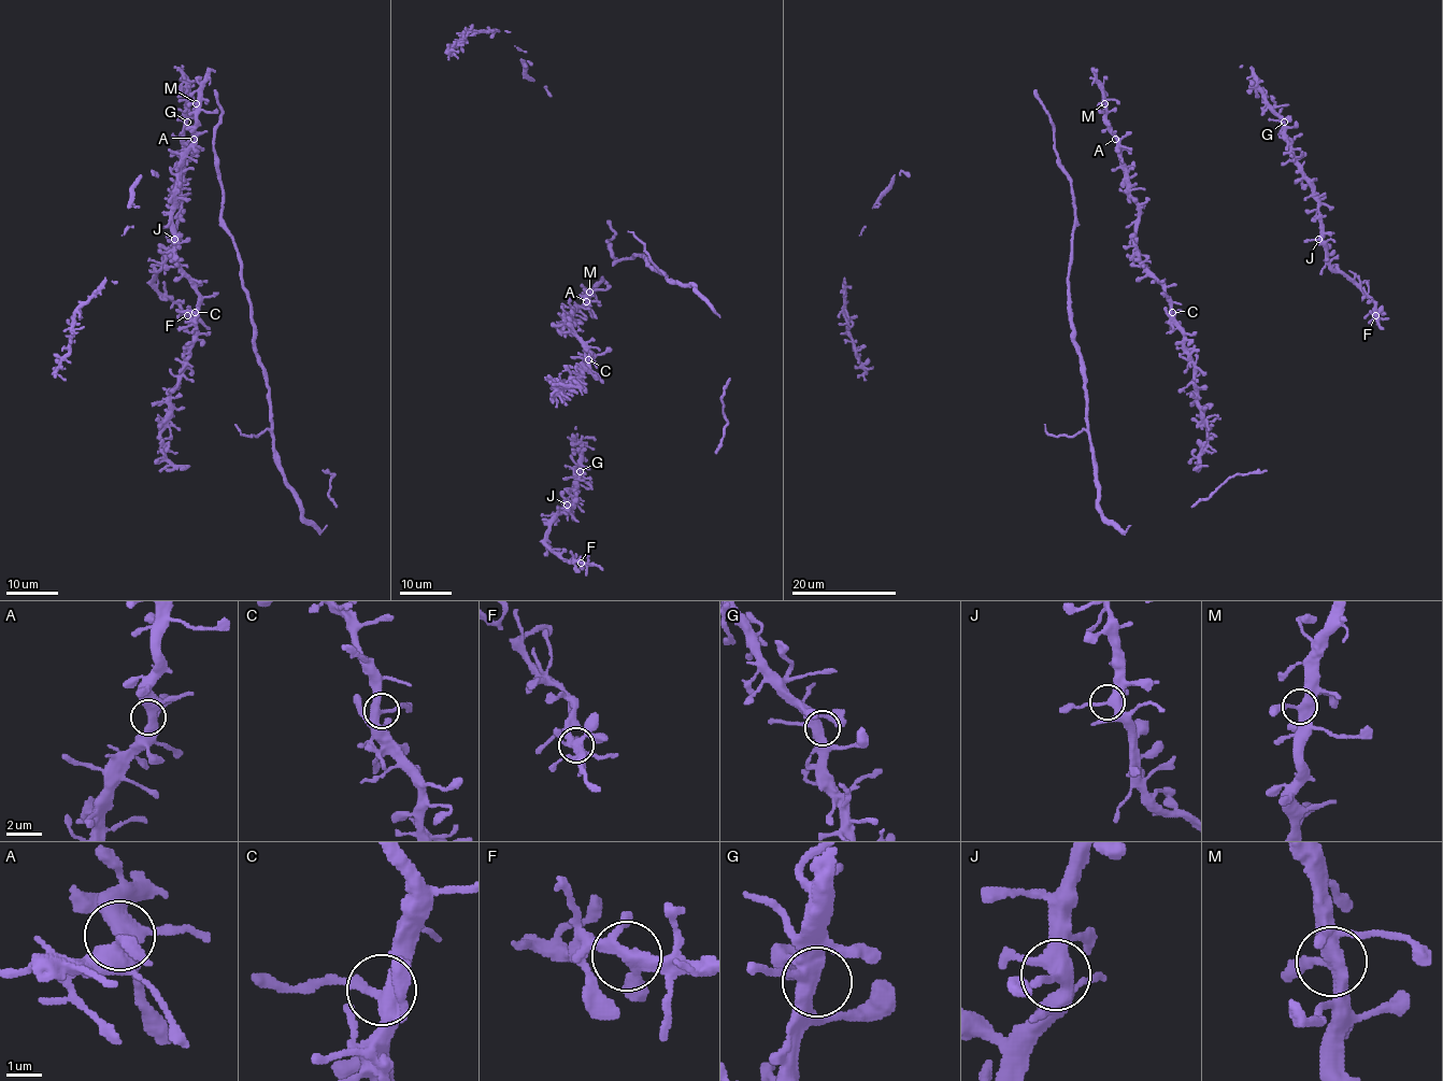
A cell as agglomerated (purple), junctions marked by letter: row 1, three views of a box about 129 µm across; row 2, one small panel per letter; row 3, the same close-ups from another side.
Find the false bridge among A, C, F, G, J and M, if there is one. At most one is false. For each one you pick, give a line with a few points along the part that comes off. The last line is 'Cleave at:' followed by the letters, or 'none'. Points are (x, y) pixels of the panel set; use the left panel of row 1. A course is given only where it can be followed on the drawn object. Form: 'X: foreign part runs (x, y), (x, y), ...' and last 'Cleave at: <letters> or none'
Cleave at: none

